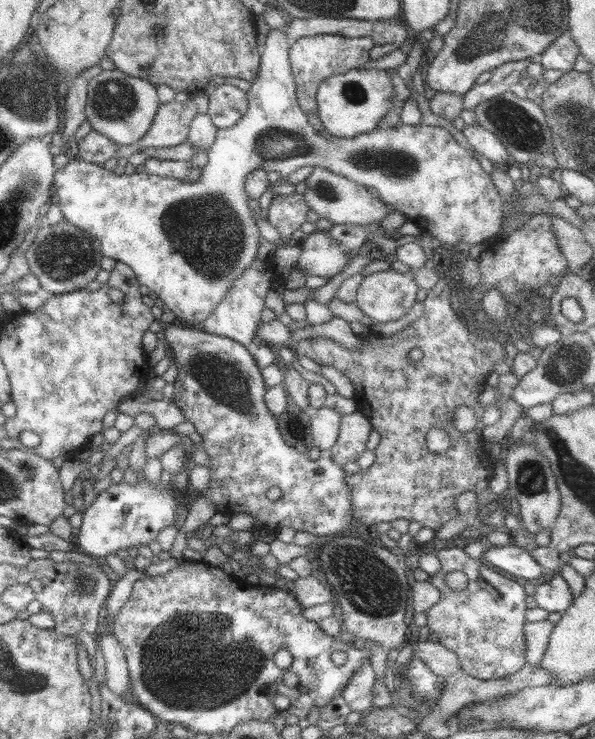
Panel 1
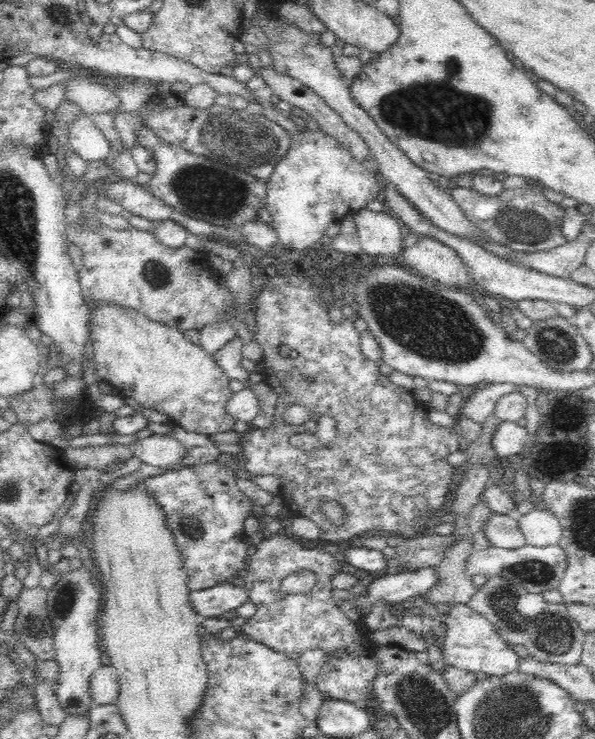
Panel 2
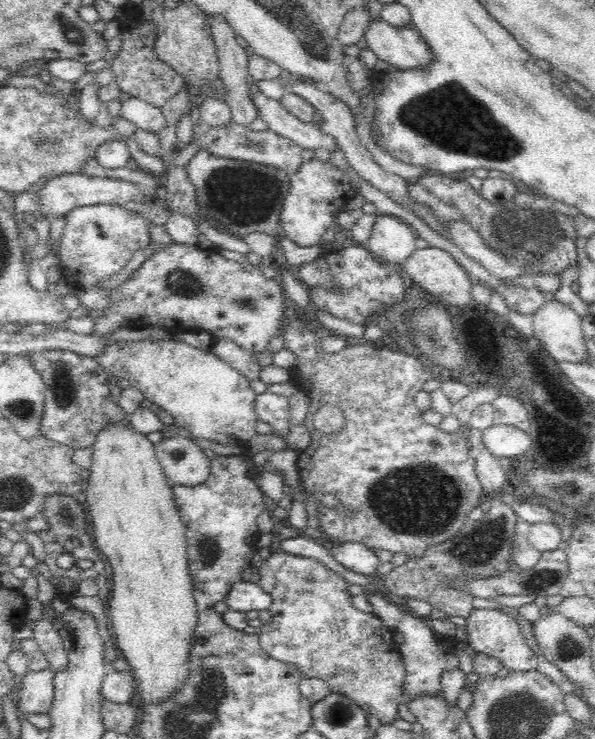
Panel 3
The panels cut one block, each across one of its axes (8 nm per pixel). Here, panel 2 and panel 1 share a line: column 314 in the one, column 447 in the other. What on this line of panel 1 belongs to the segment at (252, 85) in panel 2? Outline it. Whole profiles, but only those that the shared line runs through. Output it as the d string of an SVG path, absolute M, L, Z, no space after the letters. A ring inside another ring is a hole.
M269 29L263 42L263 52L259 56L259 69L257 74L252 80L249 89L245 91L248 107L245 114L239 120L225 129L218 129L214 141L211 146L206 150L207 163L200 168L198 179L193 182L181 182L177 179L159 178L145 171L141 173L132 173L129 175L117 175L112 172L103 170L103 167L95 163L83 162L74 156L71 157L63 167L59 167L54 172L52 185L55 188L55 196L57 197L57 206L60 208L62 220L71 223L76 229L84 230L86 233L92 234L100 244L100 251L105 258L112 258L116 262L123 263L128 266L132 273L135 275L136 281L141 285L148 288L157 296L157 303L160 306L165 306L167 310L171 311L179 321L184 323L191 323L196 326L203 322L211 314L211 311L219 305L222 301L223 295L226 294L227 289L233 284L236 278L239 278L247 267L256 258L257 246L259 246L259 231L255 220L253 219L253 211L247 206L247 198L243 192L244 180L247 174L252 170L274 170L281 178L289 176L291 172L295 172L301 166L321 167L325 170L331 171L333 174L342 176L359 186L364 186L366 189L377 191L377 199L385 206L389 207L391 211L397 210L407 218L409 222L413 222L421 232L429 234L432 238L437 238L443 244L456 245L459 242L464 242L469 245L479 244L481 242L488 243L495 236L499 234L501 225L504 222L506 211L503 201L500 199L499 194L496 193L494 184L491 177L481 169L477 159L473 158L465 149L449 135L447 129L443 127L428 126L419 123L415 126L405 126L404 124L397 124L394 127L378 126L375 130L367 134L360 134L355 138L335 138L331 136L329 139L315 131L313 127L305 119L305 113L299 108L296 101L296 86L292 77L288 62L288 49L291 42L287 38L286 32L283 29Z

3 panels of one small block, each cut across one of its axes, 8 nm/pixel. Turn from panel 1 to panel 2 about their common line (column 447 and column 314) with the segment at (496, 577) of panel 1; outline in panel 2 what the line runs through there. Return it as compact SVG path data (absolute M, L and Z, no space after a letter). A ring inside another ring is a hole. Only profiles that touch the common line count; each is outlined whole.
M277 534L276 536L268 535L267 538L257 547L257 549L258 552L256 552L256 555L251 559L251 565L247 567L248 574L245 582L245 589L248 591L248 593L250 593L250 601L256 605L257 612L253 617L250 617L247 620L247 623L244 626L240 628L240 632L250 636L250 638L260 642L260 644L267 646L270 648L270 650L286 655L288 658L291 658L295 661L297 661L302 652L306 652L306 650L321 650L324 657L321 664L321 670L318 675L318 689L323 693L324 696L326 696L326 698L352 702L354 704L370 704L372 700L376 700L375 683L377 682L380 674L382 674L382 661L376 657L376 654L378 654L378 651L376 650L378 650L380 646L378 646L378 644L373 646L373 642L368 640L368 636L366 636L366 634L369 630L365 626L366 624L362 625L362 623L359 623L360 619L355 621L346 617L346 614L338 607L338 601L332 597L332 578L334 578L334 576L338 576L340 572L343 572L343 561L334 557L333 552L329 549L322 551L317 550L316 548L304 548L302 544L298 544L298 542L294 542L294 540L284 538L284 536L277 536ZM300 570L310 570L316 573L316 576L318 576L318 582L316 582L316 586L314 586L312 592L309 592L307 595L286 594L281 589L282 580L284 580L284 578L288 578L288 576L292 576L292 574L296 574L296 572L300 572Z

